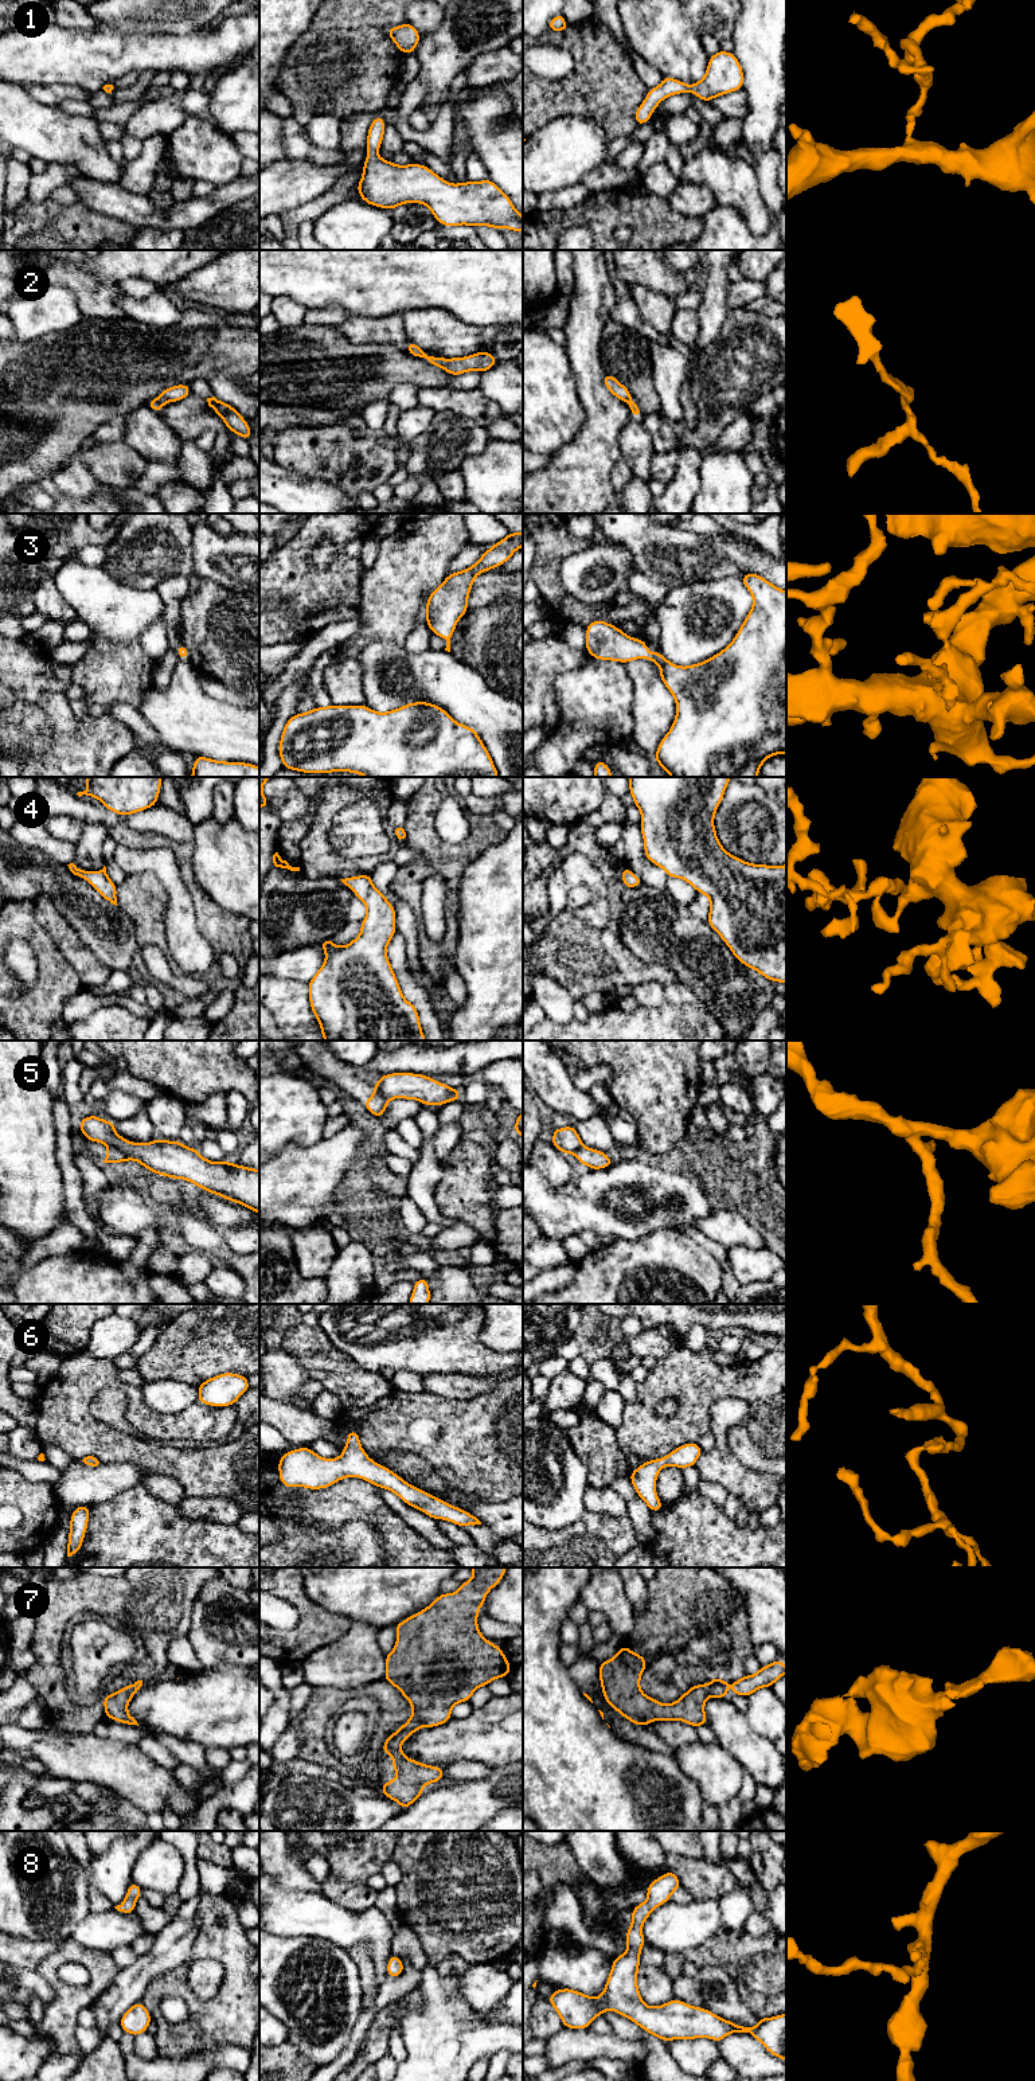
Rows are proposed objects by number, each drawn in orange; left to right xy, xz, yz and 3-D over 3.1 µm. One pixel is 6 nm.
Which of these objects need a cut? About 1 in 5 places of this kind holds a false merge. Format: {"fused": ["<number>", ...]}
{"fused": ["5"]}

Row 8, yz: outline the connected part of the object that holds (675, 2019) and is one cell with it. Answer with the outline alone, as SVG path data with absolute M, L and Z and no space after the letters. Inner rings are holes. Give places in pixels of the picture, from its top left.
M669 1870L651 1882L647 1889L648 1900L632 1909L632 1924L624 1936L628 1949L613 1959L610 1975L598 1998L587 1996L571 1988L551 1992L547 2000L561 2016L563 2027L587 2029L594 2018L610 2010L630 2019L648 2034L656 2035L664 2042L710 2038L719 2043L731 2033L749 2033L770 2054L786 2061L786 2014L758 2018L758 2025L751 2029L677 1999L656 2007L644 2003L637 1986L640 1953L645 1944L643 1925L649 1914L657 1906L664 1905L680 1886L677 1875Z

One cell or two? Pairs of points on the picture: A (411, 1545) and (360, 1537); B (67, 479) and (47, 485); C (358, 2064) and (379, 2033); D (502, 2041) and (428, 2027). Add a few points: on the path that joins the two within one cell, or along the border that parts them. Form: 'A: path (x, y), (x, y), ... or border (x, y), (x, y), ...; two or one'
A: border (359, 1519), (366, 1519), (375, 1526), (383, 1553); two
B: border (51, 475), (53, 483), (62, 492); two
C: path (366, 2056), (375, 2046), (377, 2041); one
D: path (483, 2039), (446, 2038); one

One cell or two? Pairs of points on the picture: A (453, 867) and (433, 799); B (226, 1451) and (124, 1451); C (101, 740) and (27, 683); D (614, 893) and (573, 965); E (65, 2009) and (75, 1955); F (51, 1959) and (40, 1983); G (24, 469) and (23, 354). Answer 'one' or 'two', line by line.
A: one
B: one
C: one
D: one
E: one
F: two
G: one

